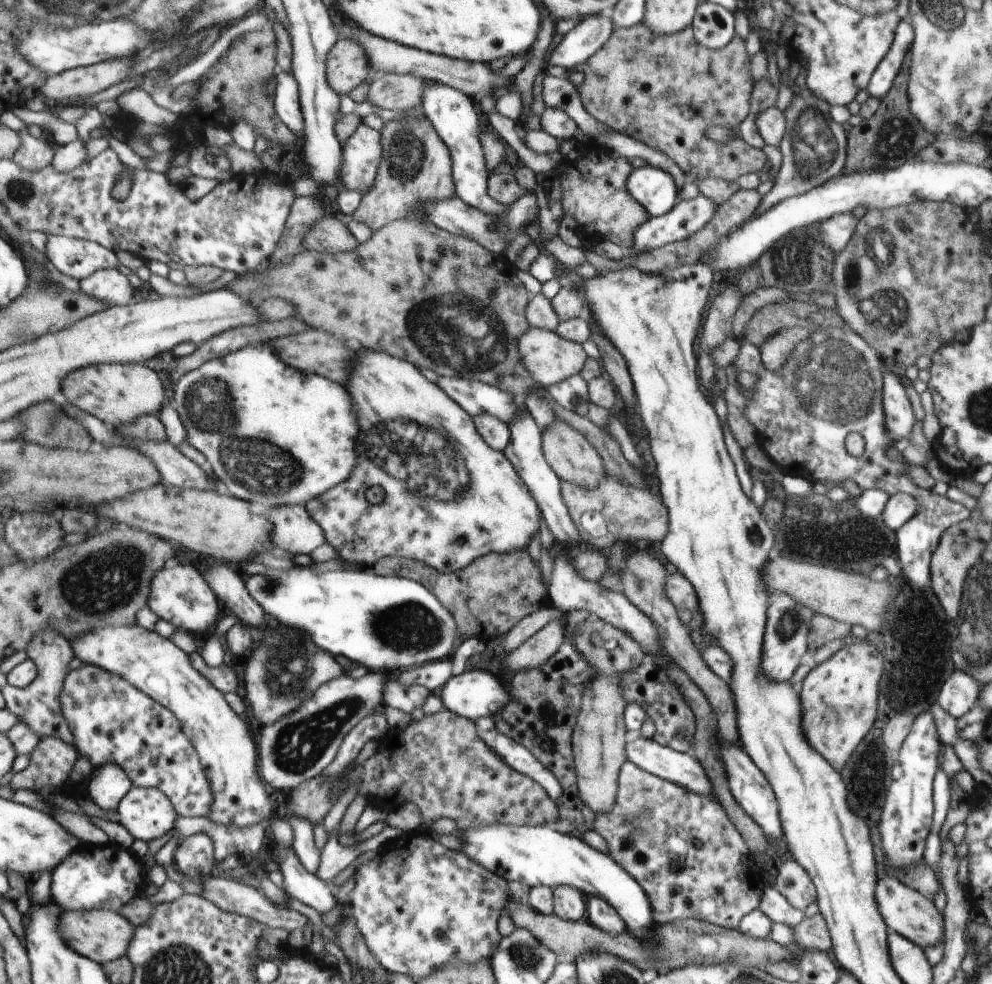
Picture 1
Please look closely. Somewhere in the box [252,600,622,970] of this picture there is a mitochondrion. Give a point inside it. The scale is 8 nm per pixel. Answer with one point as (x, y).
(297, 747)

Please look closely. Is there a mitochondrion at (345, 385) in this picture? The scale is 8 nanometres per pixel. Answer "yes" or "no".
no

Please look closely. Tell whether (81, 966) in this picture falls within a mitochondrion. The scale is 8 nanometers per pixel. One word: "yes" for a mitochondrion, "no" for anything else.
no

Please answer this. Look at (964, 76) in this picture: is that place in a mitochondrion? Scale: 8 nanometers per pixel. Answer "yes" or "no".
yes

